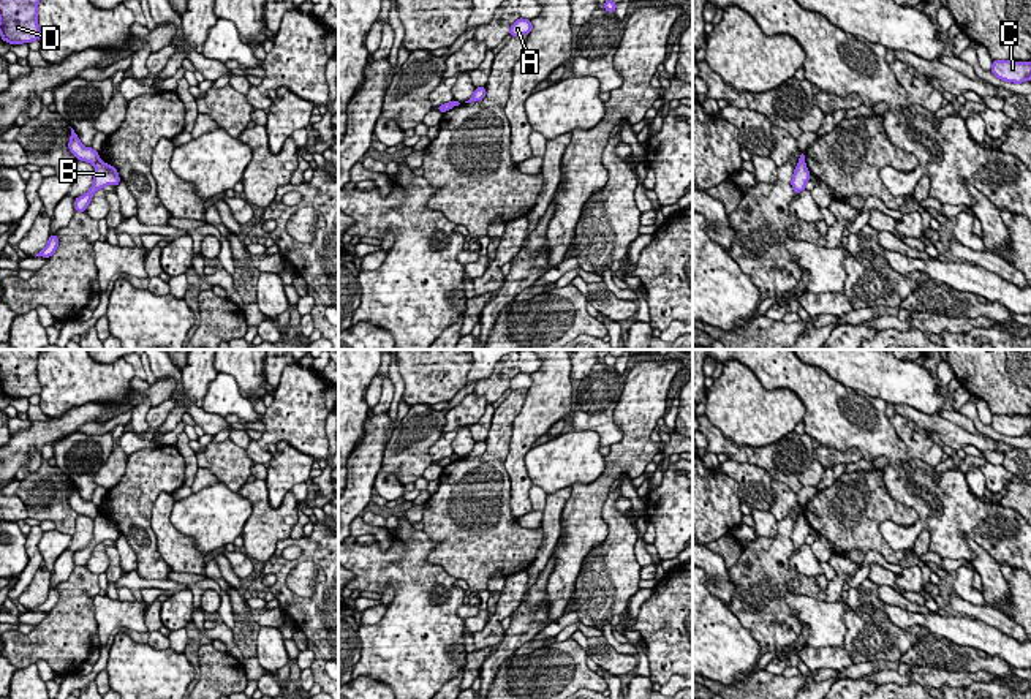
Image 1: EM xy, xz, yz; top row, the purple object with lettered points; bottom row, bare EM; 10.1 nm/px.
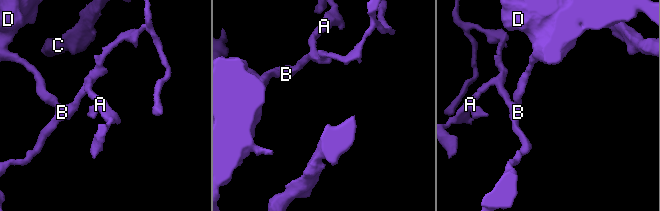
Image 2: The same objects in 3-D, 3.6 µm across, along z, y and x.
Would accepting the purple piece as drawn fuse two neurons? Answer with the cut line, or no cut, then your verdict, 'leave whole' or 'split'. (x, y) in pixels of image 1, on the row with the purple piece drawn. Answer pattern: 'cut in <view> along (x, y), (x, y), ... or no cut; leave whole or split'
cut in xy along (98, 158), (94, 163); split

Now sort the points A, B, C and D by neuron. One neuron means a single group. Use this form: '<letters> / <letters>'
A B C / D

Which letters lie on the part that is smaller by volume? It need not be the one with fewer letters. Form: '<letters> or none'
D

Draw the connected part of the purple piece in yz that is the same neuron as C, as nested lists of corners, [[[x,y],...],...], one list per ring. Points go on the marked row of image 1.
[[[993,60],[990,71],[1006,82],[1020,84],[1031,81],[1031,62]]]

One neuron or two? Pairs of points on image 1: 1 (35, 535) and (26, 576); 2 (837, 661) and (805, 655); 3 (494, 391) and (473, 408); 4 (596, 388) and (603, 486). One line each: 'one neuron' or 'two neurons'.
1: one neuron
2: one neuron
3: two neurons
4: two neurons

